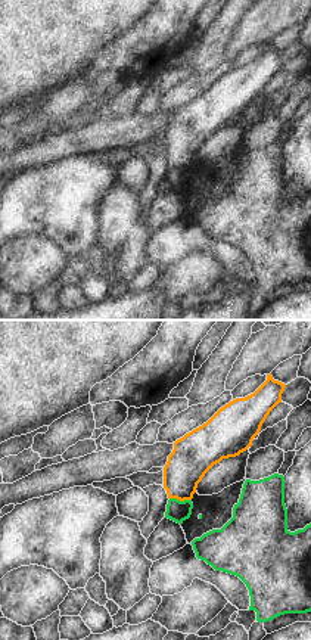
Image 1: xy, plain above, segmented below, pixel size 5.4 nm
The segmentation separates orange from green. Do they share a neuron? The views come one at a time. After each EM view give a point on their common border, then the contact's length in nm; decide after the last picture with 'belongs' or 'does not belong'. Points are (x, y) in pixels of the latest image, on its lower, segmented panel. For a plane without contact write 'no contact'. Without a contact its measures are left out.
contact (180, 500); length 120 nm

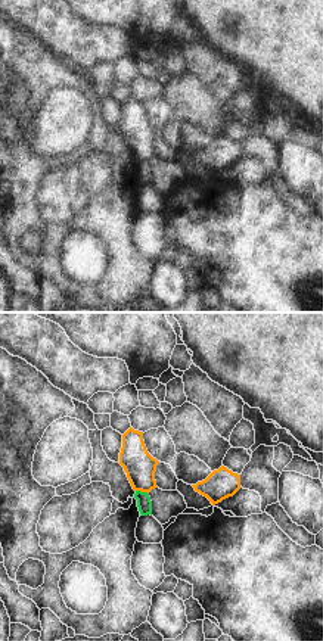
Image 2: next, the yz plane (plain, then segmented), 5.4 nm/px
contact (142, 491); length 80 nm

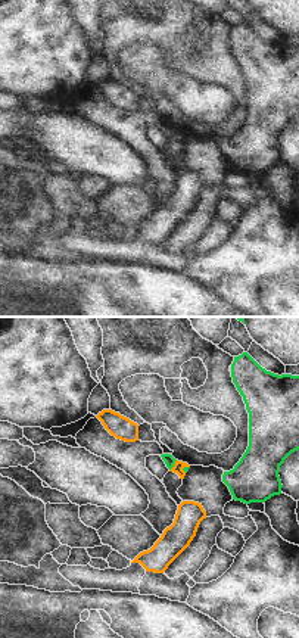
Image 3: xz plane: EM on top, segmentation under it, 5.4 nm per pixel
contact (174, 466); length 80 nm

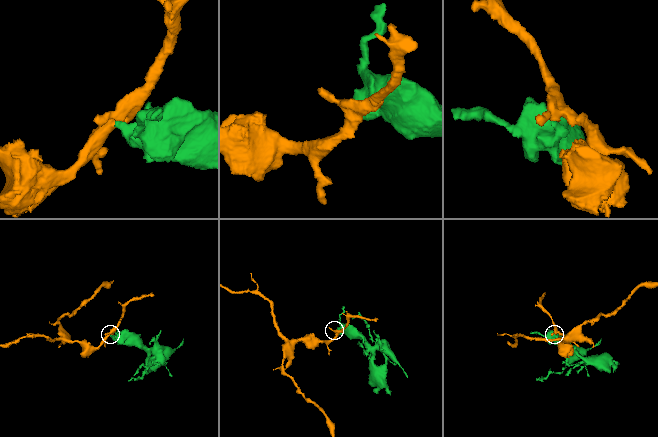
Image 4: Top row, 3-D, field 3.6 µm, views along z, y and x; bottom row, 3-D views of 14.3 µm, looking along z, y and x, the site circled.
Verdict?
does not belong

